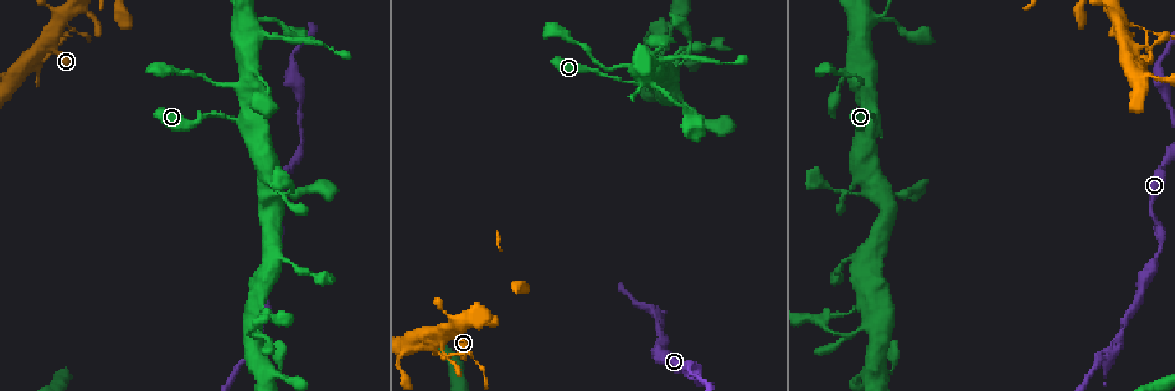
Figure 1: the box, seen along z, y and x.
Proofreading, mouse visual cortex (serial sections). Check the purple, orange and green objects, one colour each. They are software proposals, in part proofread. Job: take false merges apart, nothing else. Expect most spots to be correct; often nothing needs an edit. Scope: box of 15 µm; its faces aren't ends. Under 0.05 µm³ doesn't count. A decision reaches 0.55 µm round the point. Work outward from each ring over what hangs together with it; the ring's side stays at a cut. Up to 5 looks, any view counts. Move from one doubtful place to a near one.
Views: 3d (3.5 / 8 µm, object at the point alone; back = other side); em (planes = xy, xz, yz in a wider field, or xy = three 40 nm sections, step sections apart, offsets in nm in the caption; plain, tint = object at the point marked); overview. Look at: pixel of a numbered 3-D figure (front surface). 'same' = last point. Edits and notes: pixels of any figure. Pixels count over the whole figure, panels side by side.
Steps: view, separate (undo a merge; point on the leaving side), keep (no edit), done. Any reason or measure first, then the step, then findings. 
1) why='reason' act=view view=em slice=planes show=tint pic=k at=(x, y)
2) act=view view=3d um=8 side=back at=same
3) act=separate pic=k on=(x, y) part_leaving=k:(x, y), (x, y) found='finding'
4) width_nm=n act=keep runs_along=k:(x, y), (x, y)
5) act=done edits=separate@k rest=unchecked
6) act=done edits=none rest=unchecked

why='calibre changes' act=view view=3d um=8 pic=1 at=(234, 88)

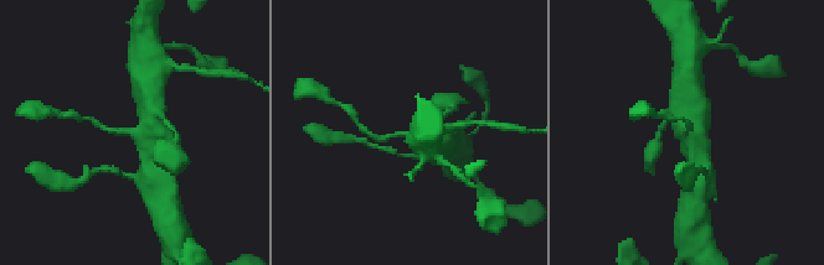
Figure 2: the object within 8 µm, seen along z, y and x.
act=view view=em slice=xy step=3 show=tint pic=2 at=(127, 131)

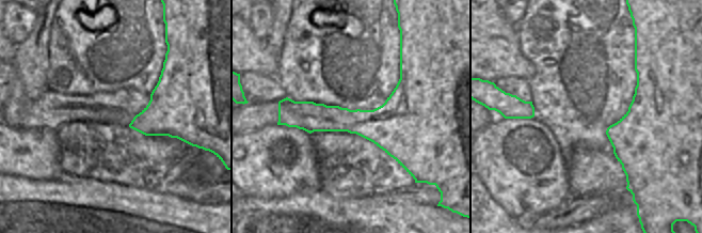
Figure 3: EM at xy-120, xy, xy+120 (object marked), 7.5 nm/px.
act=keep runs_along=2:(156, 144), (96, 121) found='continuous, no second cell'

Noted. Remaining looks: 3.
why='calibre changes' act=view view=3d um=3.5 pic=1 at=(685, 57)

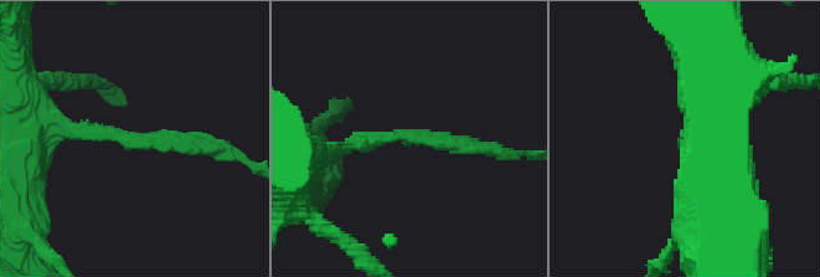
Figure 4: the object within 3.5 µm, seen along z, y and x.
act=view view=em slice=planes show=tint pic=4 at=(679, 140)

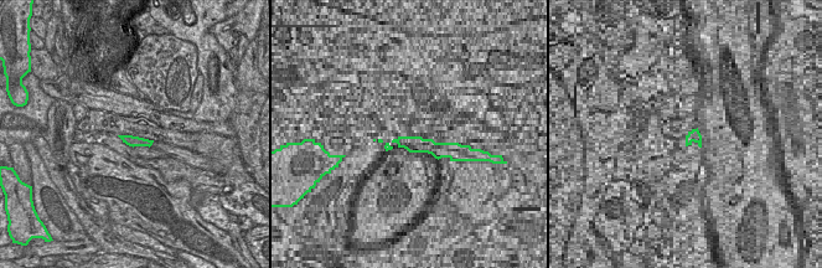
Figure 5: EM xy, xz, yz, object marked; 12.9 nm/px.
act=keep runs_along=4:(42, 129), (202, 148) found='one cell here'

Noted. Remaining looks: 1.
act=done edits=none rest=unchecked

